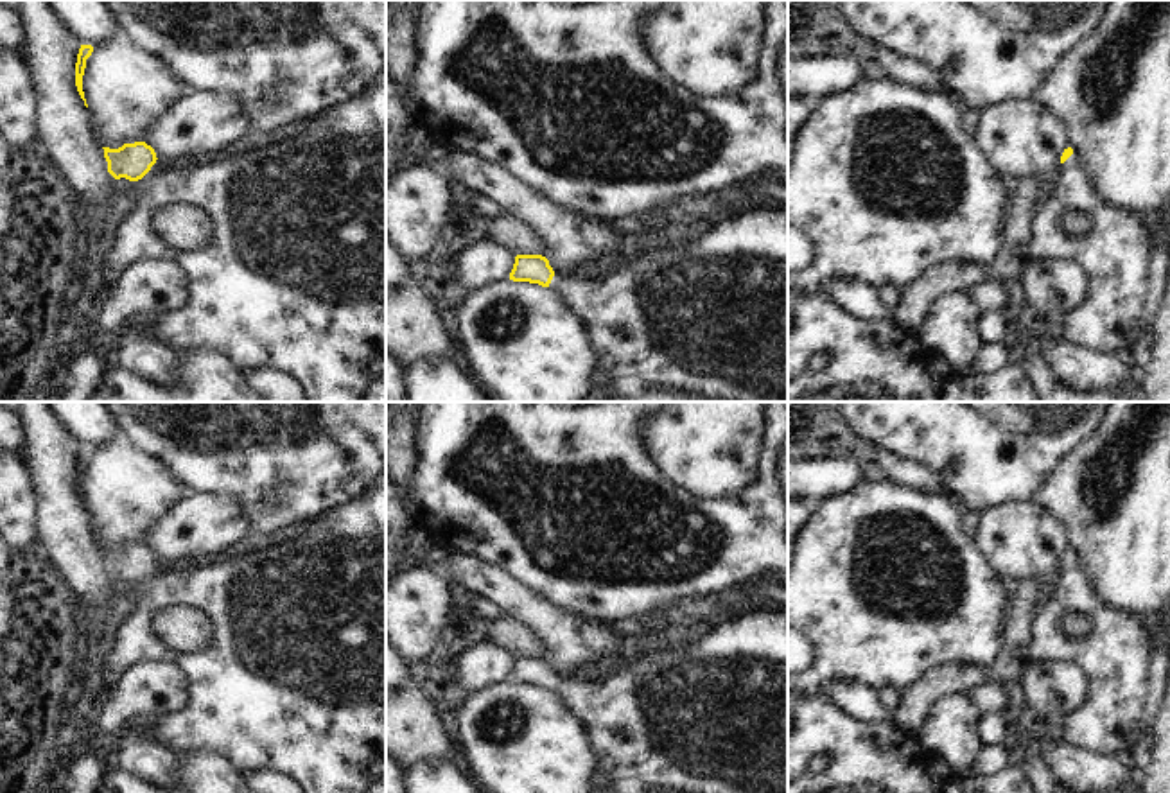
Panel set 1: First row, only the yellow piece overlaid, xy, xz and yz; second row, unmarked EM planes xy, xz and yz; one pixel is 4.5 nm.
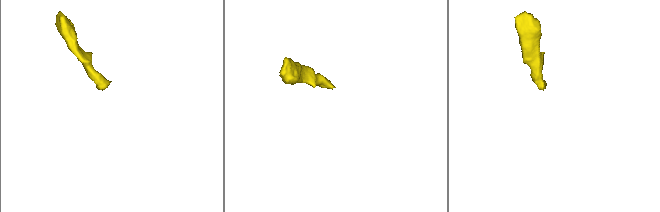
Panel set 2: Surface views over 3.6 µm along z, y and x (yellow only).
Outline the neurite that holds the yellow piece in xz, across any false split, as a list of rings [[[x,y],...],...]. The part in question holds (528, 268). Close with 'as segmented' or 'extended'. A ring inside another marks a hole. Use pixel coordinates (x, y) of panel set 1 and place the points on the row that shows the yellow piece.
[[[763,206],[730,214],[698,240],[646,251],[612,271],[560,274],[542,255],[517,255],[513,282],[551,287],[576,316],[599,370],[637,377],[651,388],[723,402],[788,402],[788,208]]]; extended

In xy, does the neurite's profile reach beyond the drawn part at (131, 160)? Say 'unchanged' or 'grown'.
grown

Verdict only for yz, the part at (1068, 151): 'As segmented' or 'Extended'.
Extended

